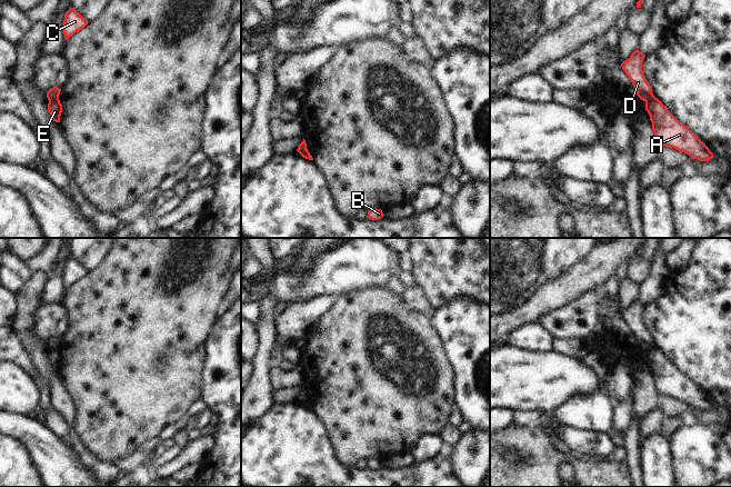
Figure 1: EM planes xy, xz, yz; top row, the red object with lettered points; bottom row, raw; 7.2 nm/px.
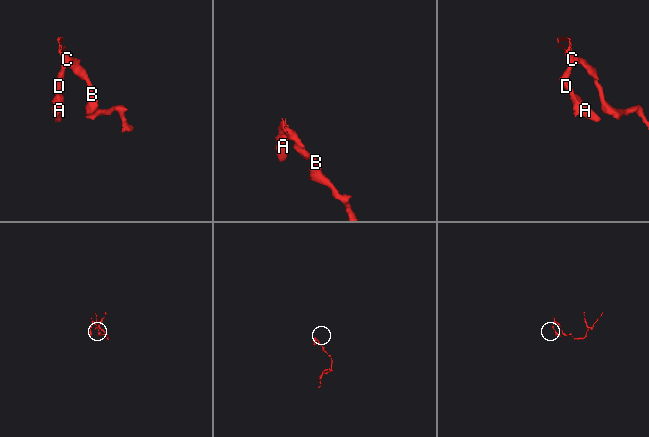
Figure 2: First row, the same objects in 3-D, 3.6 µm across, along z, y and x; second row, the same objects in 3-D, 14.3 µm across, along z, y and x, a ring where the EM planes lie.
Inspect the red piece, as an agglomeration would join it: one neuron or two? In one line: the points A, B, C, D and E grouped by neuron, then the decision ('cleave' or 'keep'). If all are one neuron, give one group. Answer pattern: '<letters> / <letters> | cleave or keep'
A E / B C D | cleave

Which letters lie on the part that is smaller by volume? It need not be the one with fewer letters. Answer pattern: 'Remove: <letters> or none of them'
Remove: A, E

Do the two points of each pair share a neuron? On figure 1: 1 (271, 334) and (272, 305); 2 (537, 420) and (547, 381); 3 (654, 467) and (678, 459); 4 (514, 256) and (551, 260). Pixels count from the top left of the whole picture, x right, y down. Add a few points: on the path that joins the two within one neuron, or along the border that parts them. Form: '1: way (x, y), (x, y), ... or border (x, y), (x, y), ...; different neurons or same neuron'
1: way (269, 327), (269, 311); same neuron
2: border (516, 409), (537, 409), (539, 411); different neurons
3: border (668, 439), (669, 464), (672, 475); different neurons
4: way (523, 256), (542, 256); same neuron

